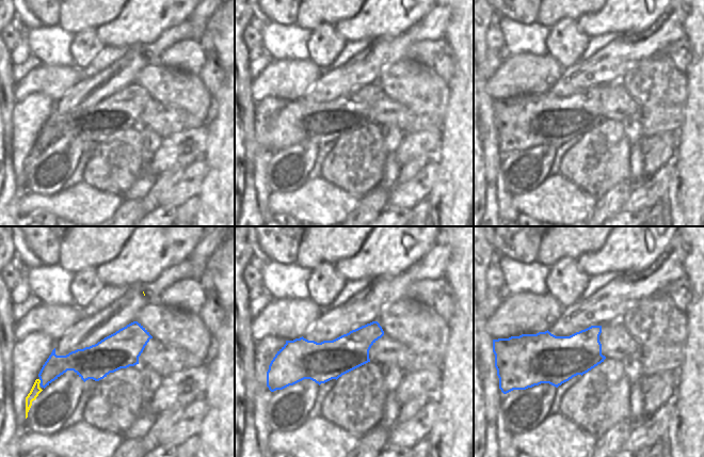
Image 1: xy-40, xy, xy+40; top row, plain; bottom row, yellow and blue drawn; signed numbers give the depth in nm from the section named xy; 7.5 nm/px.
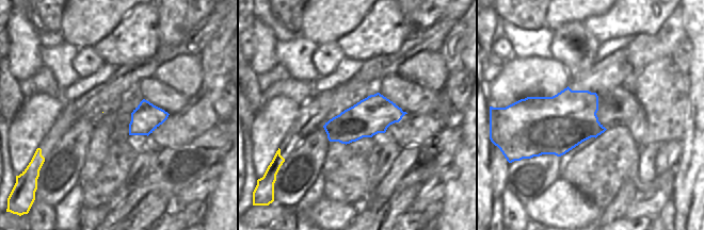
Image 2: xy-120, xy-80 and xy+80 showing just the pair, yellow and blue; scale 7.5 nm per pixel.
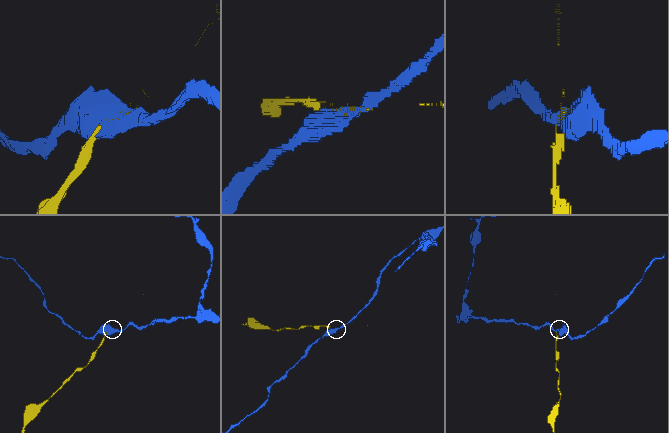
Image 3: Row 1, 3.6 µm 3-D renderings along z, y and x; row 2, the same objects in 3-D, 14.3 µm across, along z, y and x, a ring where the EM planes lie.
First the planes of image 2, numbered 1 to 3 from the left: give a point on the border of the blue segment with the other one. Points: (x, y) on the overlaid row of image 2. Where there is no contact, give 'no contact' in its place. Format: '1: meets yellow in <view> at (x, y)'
1: no contact
2: no contact
3: no contact

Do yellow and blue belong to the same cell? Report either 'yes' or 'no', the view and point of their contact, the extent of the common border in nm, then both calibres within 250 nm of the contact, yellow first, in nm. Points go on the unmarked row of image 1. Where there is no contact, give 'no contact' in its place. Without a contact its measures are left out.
no | xy-40 (40, 142) | 40 nm | 70/160 nm

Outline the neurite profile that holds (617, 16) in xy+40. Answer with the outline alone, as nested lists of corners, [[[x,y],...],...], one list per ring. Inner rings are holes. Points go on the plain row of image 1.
[[[606,0],[604,6],[578,19],[580,30],[590,37],[605,33],[639,33],[649,29],[671,0]]]

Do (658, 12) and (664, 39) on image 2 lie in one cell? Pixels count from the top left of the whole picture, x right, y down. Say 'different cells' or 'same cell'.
different cells

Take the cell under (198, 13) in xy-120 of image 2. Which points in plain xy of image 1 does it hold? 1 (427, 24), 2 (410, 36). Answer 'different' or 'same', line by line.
1: different
2: different

